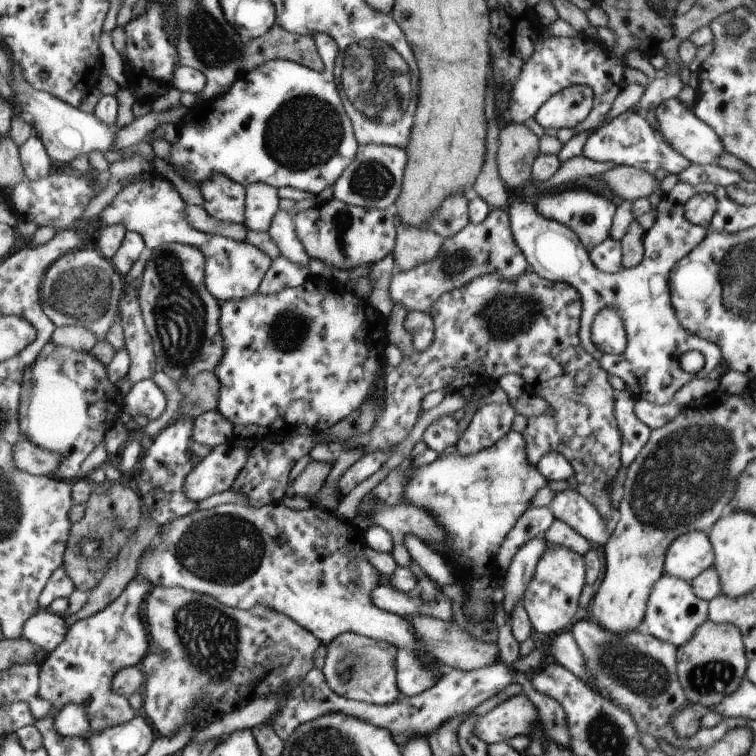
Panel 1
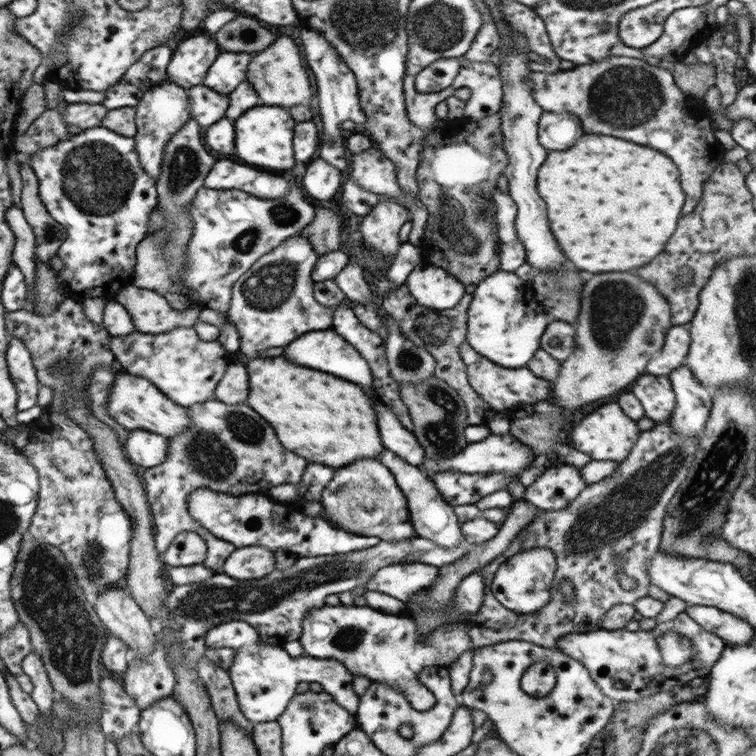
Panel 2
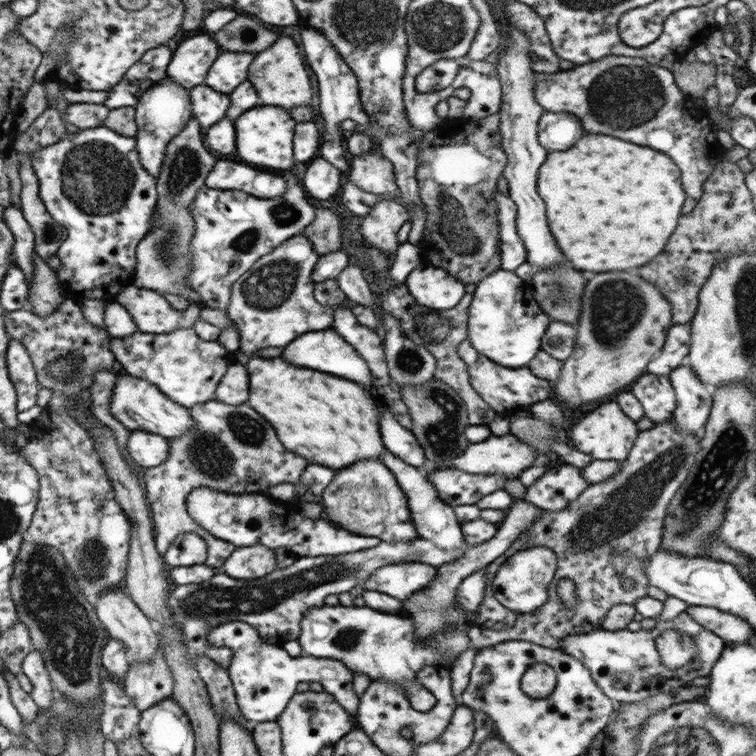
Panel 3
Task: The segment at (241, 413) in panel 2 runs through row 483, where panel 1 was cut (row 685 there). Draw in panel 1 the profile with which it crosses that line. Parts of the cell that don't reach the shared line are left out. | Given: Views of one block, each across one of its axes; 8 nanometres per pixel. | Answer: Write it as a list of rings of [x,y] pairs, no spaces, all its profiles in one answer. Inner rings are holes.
[[[177,586],[177,588],[151,588],[149,594],[147,594],[145,600],[143,600],[141,612],[143,612],[143,624],[145,624],[145,630],[147,630],[147,654],[145,654],[145,658],[139,662],[139,670],[141,670],[143,678],[145,678],[145,680],[143,680],[143,690],[141,690],[141,696],[143,696],[143,706],[141,706],[141,708],[143,708],[143,716],[151,722],[151,726],[153,726],[153,728],[157,730],[157,734],[161,734],[163,738],[175,738],[181,730],[187,730],[187,726],[189,726],[191,722],[197,722],[197,724],[211,724],[211,722],[219,720],[223,714],[233,714],[235,710],[245,708],[245,706],[247,706],[251,700],[255,700],[255,698],[265,698],[265,696],[269,696],[269,694],[281,692],[281,688],[289,688],[287,692],[283,692],[285,696],[283,696],[283,702],[279,704],[279,708],[269,716],[269,720],[265,720],[263,724],[259,724],[257,730],[259,730],[261,726],[271,726],[271,724],[277,720],[277,716],[281,714],[281,708],[285,706],[285,702],[287,702],[287,700],[291,698],[291,694],[295,692],[295,688],[297,688],[299,684],[303,684],[305,674],[307,674],[309,670],[313,670],[313,660],[311,660],[311,656],[313,656],[313,652],[317,650],[317,646],[321,646],[321,640],[317,640],[309,630],[305,630],[305,628],[299,626],[297,622],[291,622],[291,618],[287,618],[285,614],[277,614],[275,610],[269,610],[269,608],[265,608],[265,606],[255,606],[255,608],[251,608],[251,610],[233,610],[233,608],[229,608],[229,606],[217,602],[217,600],[211,598],[211,596],[195,594],[195,592],[185,590],[185,588],[181,588],[181,586]]]

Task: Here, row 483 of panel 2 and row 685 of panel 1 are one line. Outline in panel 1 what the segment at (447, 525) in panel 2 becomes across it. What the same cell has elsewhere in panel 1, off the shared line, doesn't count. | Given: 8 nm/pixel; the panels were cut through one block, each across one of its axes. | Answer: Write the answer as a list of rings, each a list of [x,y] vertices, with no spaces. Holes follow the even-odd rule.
[[[407,650],[395,652],[395,684],[403,698],[413,698],[425,690],[429,690],[439,676],[431,670],[423,668],[417,654]]]

